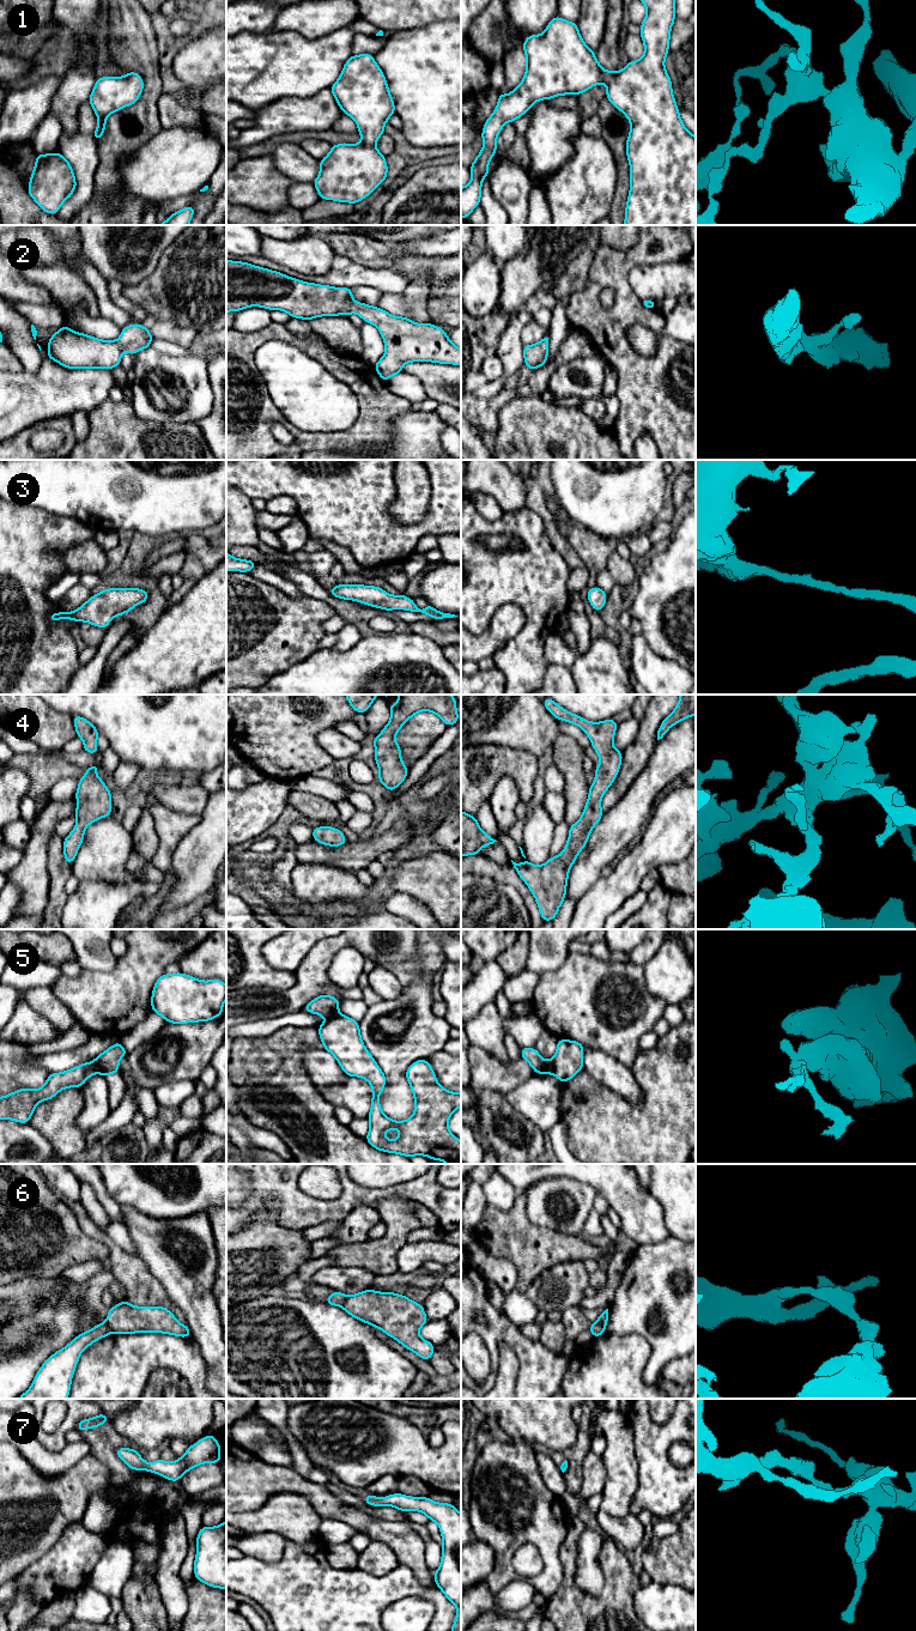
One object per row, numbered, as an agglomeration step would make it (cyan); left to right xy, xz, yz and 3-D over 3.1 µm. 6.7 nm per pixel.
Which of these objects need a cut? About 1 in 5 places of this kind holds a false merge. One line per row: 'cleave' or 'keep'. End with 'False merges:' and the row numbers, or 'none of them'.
1: keep
2: keep
3: keep
4: keep
5: cleave
6: cleave
7: keep
False merges: 5, 6

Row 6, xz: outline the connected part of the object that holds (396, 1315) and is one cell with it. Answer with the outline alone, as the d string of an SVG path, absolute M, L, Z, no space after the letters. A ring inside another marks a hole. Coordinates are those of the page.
M365 1290L347 1296L341 1308L352 1317L375 1326L407 1350L430 1362L435 1345L419 1336L419 1329L429 1321L423 1304L392 1291Z

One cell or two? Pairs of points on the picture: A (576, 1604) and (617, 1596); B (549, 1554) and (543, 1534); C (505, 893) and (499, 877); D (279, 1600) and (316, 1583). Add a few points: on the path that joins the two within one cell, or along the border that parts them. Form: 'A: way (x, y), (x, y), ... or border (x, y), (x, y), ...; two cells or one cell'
A: way (586, 1604), (607, 1604); one cell
B: way (549, 1550), (547, 1539); one cell
C: border (475, 874), (510, 884), (523, 902); two cells
D: way (289, 1592), (307, 1592); one cell

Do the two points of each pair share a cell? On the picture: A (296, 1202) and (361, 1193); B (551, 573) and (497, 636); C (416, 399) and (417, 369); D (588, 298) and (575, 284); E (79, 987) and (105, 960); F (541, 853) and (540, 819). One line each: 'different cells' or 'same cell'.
A: same cell
B: different cells
C: different cells
D: different cells
E: different cells
F: same cell

